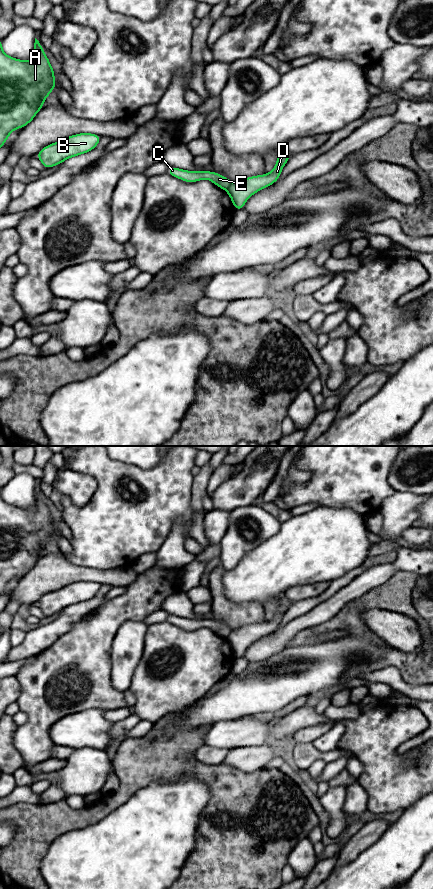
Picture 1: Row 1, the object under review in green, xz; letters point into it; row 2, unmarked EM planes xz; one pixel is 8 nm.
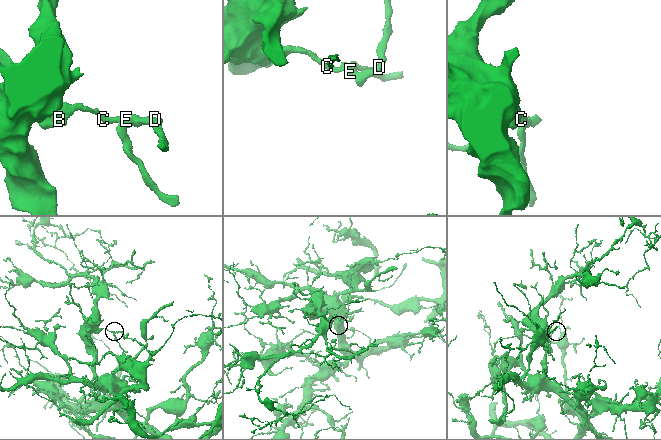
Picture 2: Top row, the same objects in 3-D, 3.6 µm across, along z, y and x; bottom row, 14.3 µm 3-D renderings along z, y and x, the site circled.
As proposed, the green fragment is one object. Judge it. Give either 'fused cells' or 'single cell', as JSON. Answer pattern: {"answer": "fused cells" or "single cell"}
{"answer": "fused cells"}

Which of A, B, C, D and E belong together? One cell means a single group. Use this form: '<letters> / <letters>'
A B C E / D

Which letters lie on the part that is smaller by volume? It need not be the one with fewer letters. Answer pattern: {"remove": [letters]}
{"remove": ["D"]}

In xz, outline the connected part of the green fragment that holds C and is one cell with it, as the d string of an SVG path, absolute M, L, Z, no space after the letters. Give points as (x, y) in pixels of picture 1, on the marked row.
M169 166L167 170L167 174L176 177L182 181L185 181L187 183L194 183L202 179L210 180L217 187L224 190L228 189L232 184L227 177L213 171L205 171L205 170L187 171L184 169L179 169L176 167Z

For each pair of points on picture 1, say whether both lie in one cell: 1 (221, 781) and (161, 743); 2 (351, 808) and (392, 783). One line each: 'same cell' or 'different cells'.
1: same cell
2: different cells

